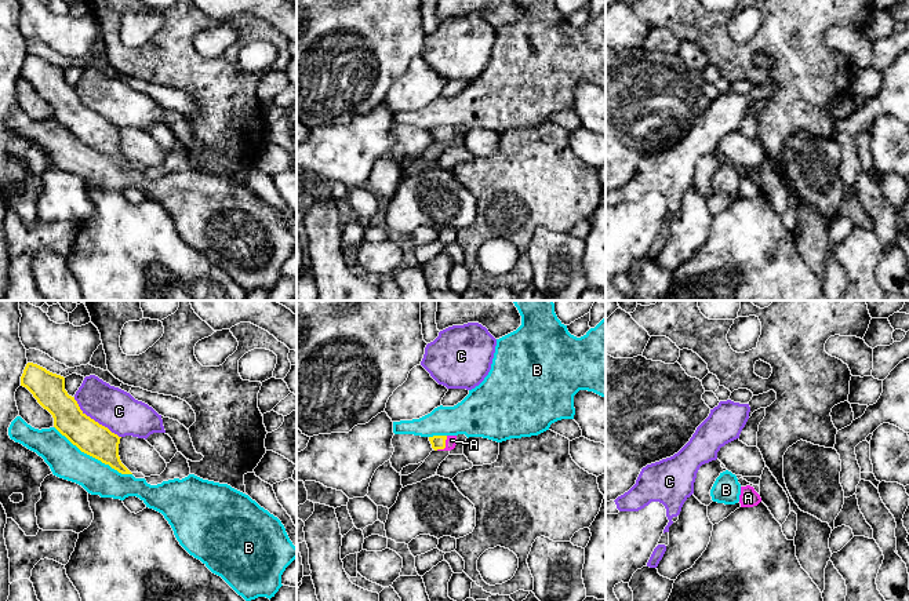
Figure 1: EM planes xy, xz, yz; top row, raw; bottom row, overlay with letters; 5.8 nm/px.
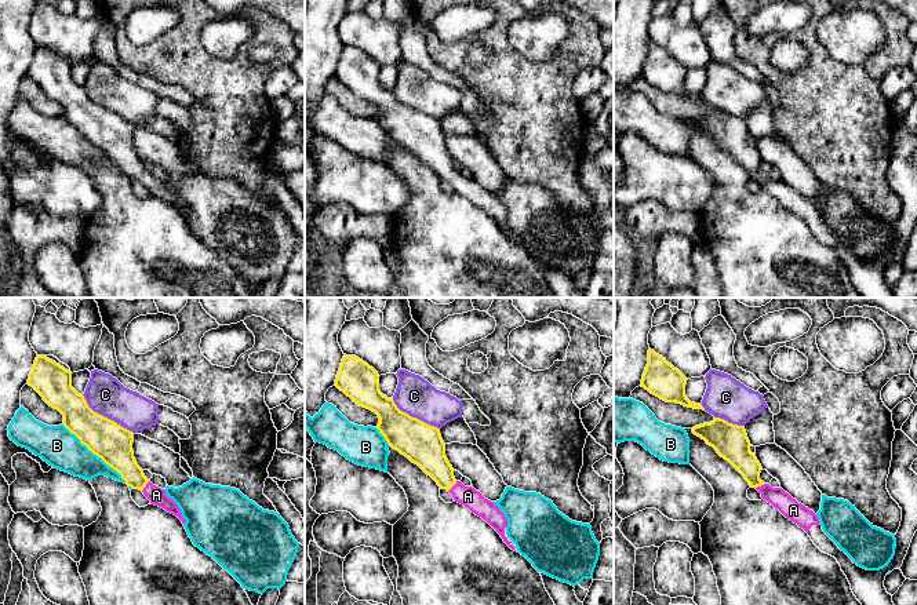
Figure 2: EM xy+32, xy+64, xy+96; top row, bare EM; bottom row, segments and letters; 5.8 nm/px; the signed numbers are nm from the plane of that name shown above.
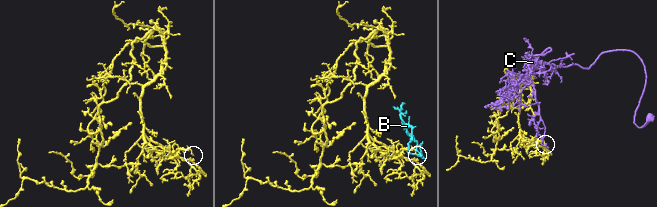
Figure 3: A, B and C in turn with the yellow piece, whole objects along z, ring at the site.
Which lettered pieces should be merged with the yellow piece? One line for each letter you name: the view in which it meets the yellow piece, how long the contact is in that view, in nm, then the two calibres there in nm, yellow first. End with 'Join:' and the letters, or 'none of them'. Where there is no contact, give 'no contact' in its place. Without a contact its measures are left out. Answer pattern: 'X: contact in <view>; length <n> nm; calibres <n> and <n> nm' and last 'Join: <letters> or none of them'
A: contact in xz; length 110 nm; calibres 80 and 60 nm
Join: A

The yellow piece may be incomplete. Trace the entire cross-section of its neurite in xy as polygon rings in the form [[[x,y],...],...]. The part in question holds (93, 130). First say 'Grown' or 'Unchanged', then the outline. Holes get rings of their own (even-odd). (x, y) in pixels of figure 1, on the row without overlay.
Unchanged. [[[28,54],[21,68],[37,94],[54,109],[54,119],[81,143],[109,156],[121,165],[132,165],[120,152],[120,130],[108,119],[87,108],[74,88],[65,81],[65,69]]]

